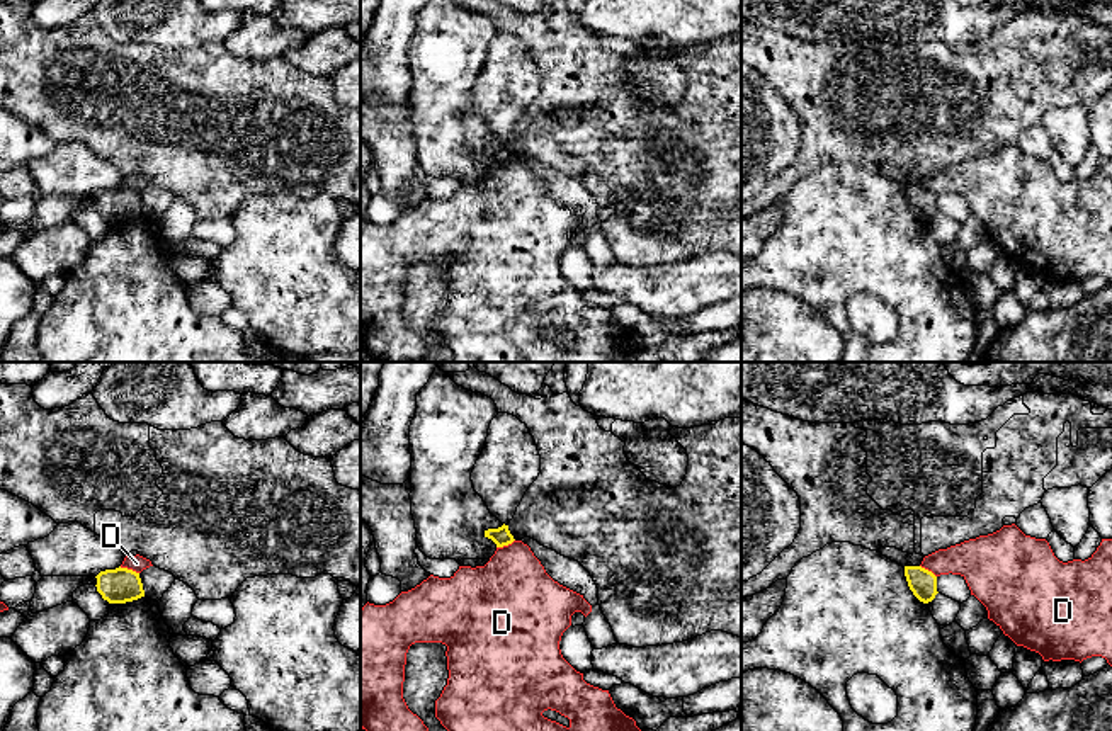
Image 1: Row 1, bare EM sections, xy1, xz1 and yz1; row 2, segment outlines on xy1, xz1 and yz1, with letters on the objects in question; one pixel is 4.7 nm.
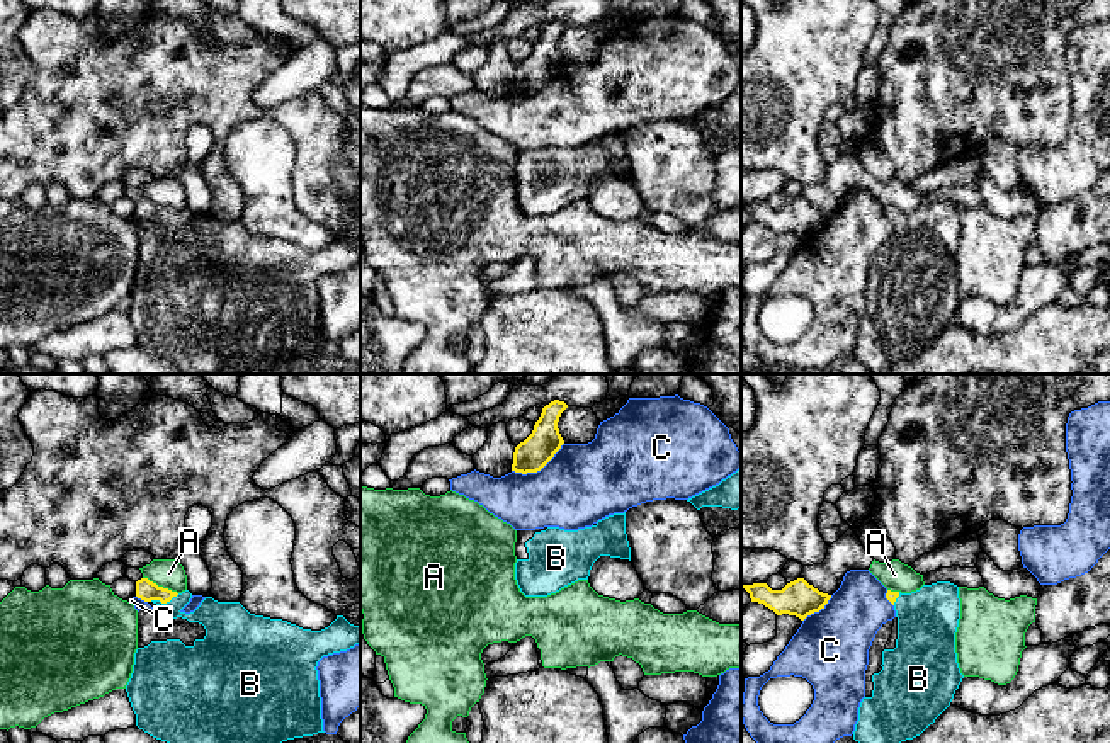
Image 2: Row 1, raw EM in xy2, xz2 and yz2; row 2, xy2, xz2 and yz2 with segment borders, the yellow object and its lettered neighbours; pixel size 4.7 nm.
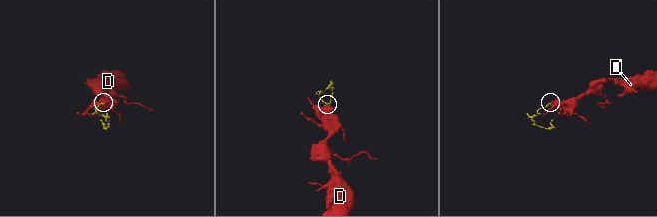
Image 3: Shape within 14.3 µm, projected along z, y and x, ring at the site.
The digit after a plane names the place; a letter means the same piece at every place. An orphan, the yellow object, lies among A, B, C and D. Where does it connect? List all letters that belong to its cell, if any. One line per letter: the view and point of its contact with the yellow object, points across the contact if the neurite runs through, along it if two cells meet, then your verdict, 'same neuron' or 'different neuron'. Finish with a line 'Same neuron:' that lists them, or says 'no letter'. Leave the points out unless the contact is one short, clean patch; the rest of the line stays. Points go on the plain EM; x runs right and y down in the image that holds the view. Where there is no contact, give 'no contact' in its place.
A: meets yellow in xy2 at (160, 206); different neuron
B: meets yellow in xy2 at (164, 221); runs through xy2 (147, 209), (164, 221), (184, 235), (215, 235); same neuron
C: meets yellow in xz2 at (539, 89); different neuron
D: meets yellow in xy1 at (130, 189); border along xy1 (119, 186), (138, 192); different neuron
Same neuron: B

